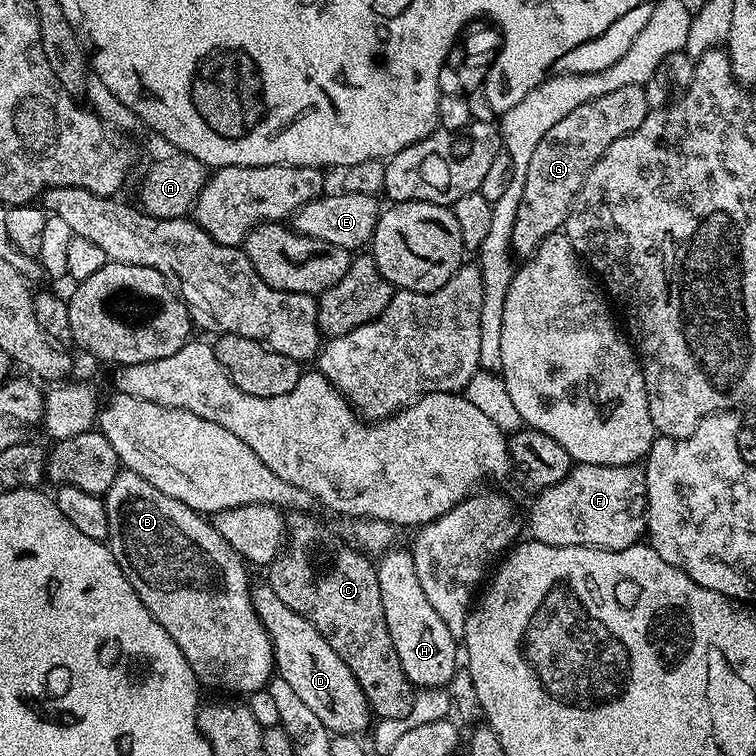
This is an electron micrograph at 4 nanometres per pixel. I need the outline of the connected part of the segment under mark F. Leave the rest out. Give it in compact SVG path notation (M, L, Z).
M576 464L554 486L535 493L532 513L528 516L528 536L546 546L586 546L622 550L631 544L641 543L648 523L648 495L644 469L640 466L598 466L597 464Z

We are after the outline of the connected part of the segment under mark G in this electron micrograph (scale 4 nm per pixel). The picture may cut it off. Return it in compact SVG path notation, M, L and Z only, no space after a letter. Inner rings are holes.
M621 86L610 94L602 94L602 98L594 98L590 103L570 110L562 122L556 123L542 137L530 157L530 167L526 169L526 190L522 190L518 218L514 222L512 250L517 257L534 255L545 238L557 235L563 229L570 206L578 190L582 190L588 171L606 150L610 150L610 142L618 142L618 138L638 130L649 111L643 87Z

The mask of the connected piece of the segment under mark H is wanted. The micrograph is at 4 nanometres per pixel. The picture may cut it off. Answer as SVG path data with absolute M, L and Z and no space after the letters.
M393 546L379 557L376 564L376 573L378 574L378 590L382 590L382 610L386 614L386 626L390 630L390 638L394 642L394 650L398 650L398 662L402 662L402 670L406 670L406 678L417 689L422 688L444 688L447 680L456 672L456 648L458 652L458 640L450 634L450 630L446 630L446 622L442 622L442 618L438 618L434 606L430 606L430 602L426 599L426 593L422 591L422 582L418 582L418 570L414 570L414 558L411 551L407 547Z

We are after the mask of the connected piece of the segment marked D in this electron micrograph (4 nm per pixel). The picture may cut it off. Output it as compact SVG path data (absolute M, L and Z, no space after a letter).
M260 582L260 585L257 583L253 587L252 601L272 643L272 658L278 675L318 714L330 733L363 733L363 728L367 729L373 719L372 710L368 707L366 694L362 694L362 686L358 686L350 666L338 658L330 642L326 642L326 638L318 634L315 626L302 618L302 614L290 610L290 606L286 606L286 602L282 602L282 598L278 598L278 594L274 594L266 582Z

